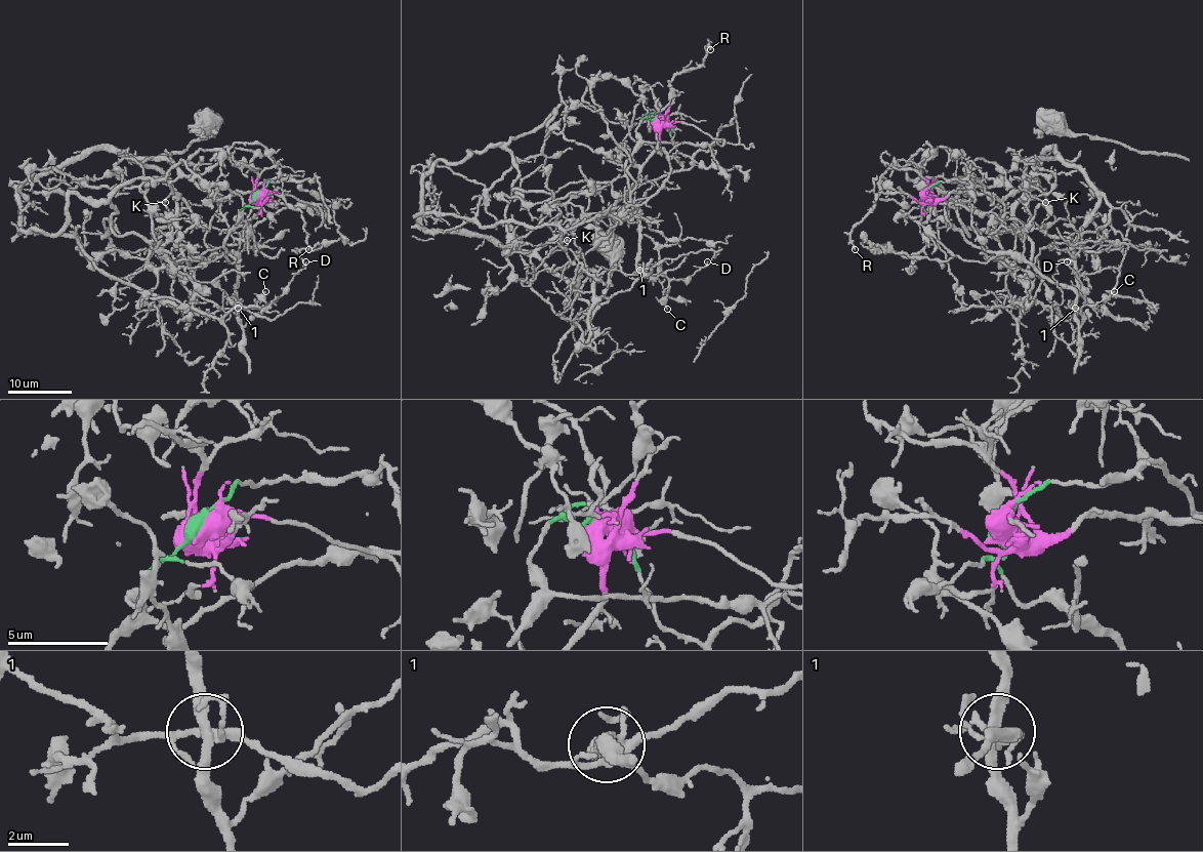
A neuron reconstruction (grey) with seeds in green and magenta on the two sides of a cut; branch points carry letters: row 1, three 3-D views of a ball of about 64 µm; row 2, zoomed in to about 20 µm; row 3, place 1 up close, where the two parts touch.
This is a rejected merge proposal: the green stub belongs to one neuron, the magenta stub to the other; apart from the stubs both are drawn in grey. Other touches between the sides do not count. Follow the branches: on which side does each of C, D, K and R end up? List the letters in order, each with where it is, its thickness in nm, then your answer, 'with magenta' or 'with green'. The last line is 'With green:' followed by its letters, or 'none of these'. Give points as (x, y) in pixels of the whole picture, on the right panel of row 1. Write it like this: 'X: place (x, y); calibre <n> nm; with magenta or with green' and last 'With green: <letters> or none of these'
C: place (1114, 291); calibre 120 nm; with green
D: place (1067, 261); calibre 100 nm; with green
K: place (1045, 202); calibre 150 nm; with magenta
R: place (855, 249); calibre 140 nm; with magenta
With green: C, D

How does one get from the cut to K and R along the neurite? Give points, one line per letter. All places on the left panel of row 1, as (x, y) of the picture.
K: (257, 196), (237, 193), (217, 199), (177, 176), (165, 202)
R: (257, 196), (262, 202), (272, 193), (268, 193), (274, 193), (300, 211), (308, 250)

